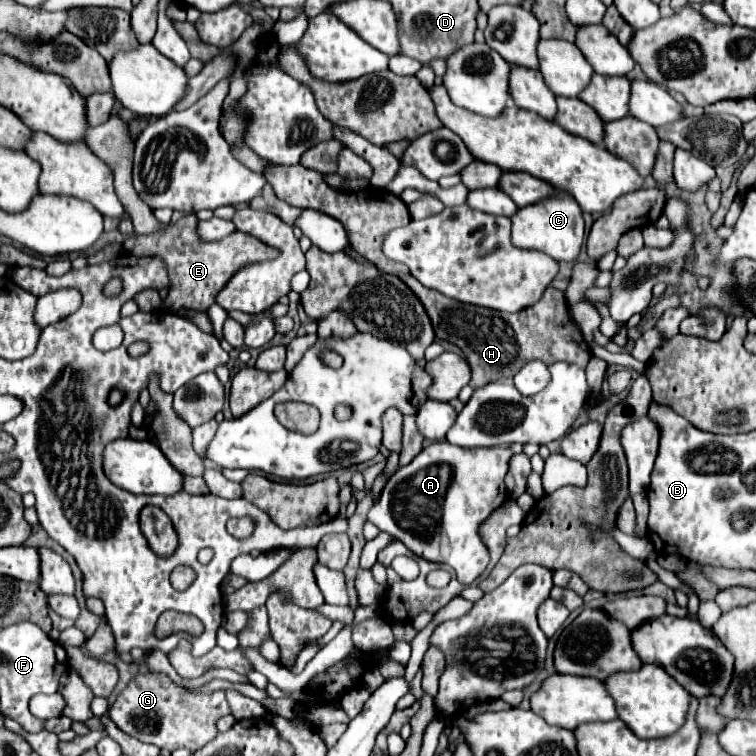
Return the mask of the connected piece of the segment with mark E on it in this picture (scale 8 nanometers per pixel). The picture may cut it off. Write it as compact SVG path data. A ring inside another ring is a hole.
M183 215L177 223L169 223L161 227L161 231L155 231L153 235L131 235L123 243L123 247L127 253L137 257L161 255L167 261L171 277L169 297L163 301L163 307L167 311L179 311L183 307L193 311L207 311L209 305L215 303L215 295L225 287L225 283L231 279L235 271L239 271L243 265L275 257L275 251L271 247L241 231L233 231L221 241L211 243L201 241L197 237L195 215Z

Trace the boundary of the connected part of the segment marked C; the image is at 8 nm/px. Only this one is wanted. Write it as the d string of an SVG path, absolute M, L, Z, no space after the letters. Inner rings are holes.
M557 195L557 199L543 199L533 207L517 209L517 215L511 217L511 241L521 249L537 249L547 253L557 261L575 261L583 245L583 215L577 201L567 195Z

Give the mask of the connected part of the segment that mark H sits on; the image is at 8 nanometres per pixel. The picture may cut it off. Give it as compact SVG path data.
M411 273L399 275L403 283L421 299L431 323L435 337L441 341L449 341L457 345L469 367L471 367L471 387L485 387L485 383L497 381L501 377L513 377L521 367L533 359L543 361L545 365L565 361L573 363L581 369L587 367L589 359L593 357L591 347L583 339L581 329L569 315L569 305L565 301L563 291L555 287L547 287L543 297L517 313L501 313L493 309L483 309L475 305L465 305L455 299L449 299L437 291L423 287Z

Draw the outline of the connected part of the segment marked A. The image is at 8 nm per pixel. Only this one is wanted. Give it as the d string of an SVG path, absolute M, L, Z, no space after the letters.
M437 441L437 443L431 443L431 445L427 445L409 465L405 465L405 467L399 467L395 473L393 473L393 477L385 483L385 487L383 487L383 491L381 491L381 497L379 497L379 503L377 505L373 505L371 507L371 511L369 511L369 515L367 515L367 521L371 521L375 527L379 527L381 531L387 531L387 533L391 533L391 535L395 535L399 541L403 541L415 555L419 555L419 557L423 557L423 559L427 559L427 561L433 561L433 563L447 563L447 565L451 565L453 569L455 569L455 573L457 573L457 579L463 583L463 585L471 585L483 571L485 571L485 567L487 567L487 563L489 563L489 551L487 551L487 547L483 545L483 541L481 541L481 537L479 537L479 525L501 505L501 503L505 503L505 499L509 497L509 493L507 493L507 489L505 489L505 483L503 483L503 479L505 479L505 473L507 473L507 463L509 463L509 459L511 459L511 455L513 455L513 451L509 449L509 447L487 447L487 449L463 449L463 447L457 447L457 445L451 445L451 443L447 443L447 441Z

